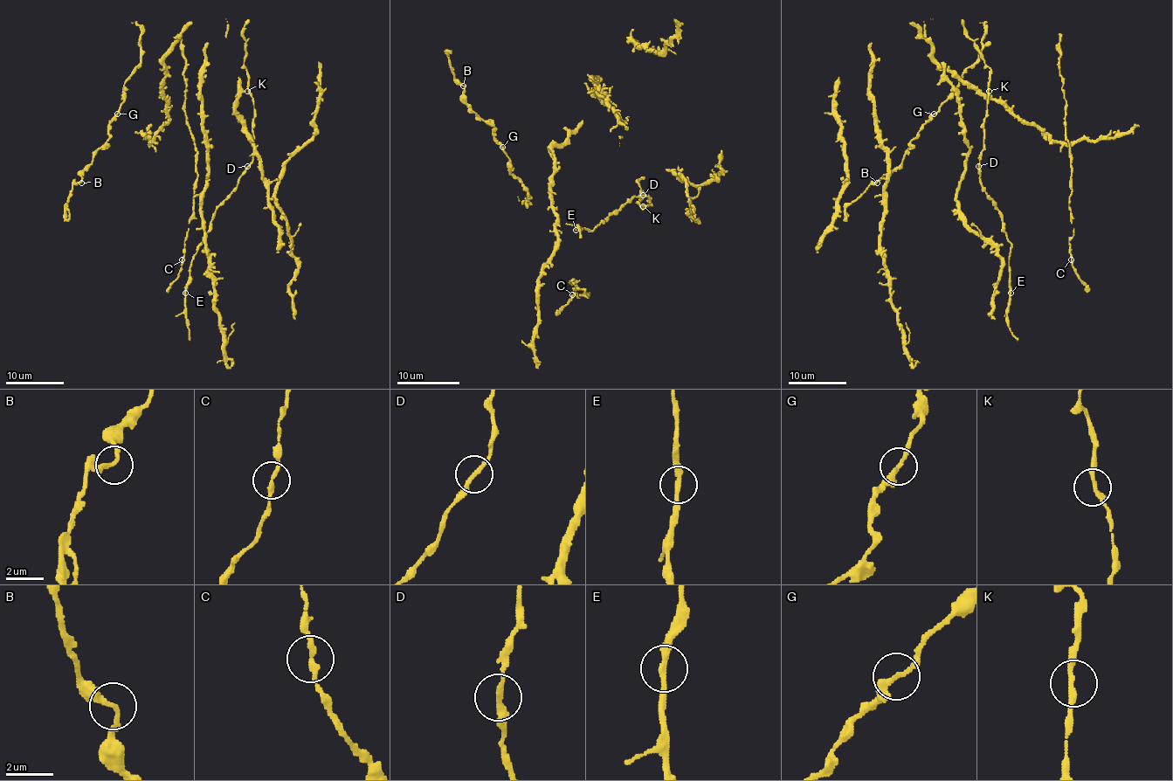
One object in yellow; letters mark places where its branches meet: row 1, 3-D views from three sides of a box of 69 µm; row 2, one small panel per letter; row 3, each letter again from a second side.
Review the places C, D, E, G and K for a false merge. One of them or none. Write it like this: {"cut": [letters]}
{"cut": []}

